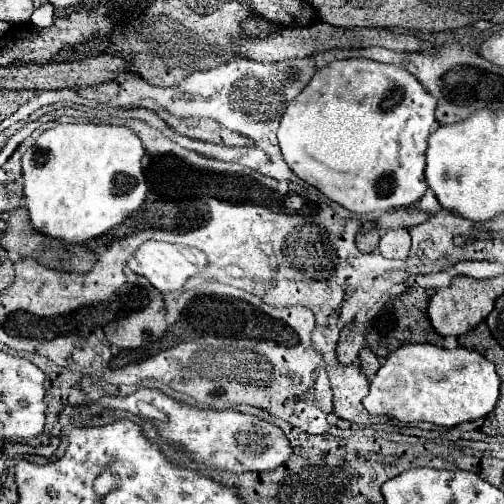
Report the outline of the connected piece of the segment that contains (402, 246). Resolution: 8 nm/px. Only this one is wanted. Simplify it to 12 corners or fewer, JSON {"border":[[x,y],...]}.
{"border":[[388,230],[378,246],[384,258],[406,258],[408,230]]}

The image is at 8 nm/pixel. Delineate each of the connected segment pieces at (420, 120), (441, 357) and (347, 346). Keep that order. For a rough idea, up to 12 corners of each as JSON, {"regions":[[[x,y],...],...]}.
{"regions":[[[334,60],[288,104],[290,170],[346,210],[428,190],[436,98]],[[404,344],[362,404],[452,428],[490,414],[500,380],[474,350]],[[356,322],[340,332],[336,356],[342,366],[354,364],[364,344]]]}

